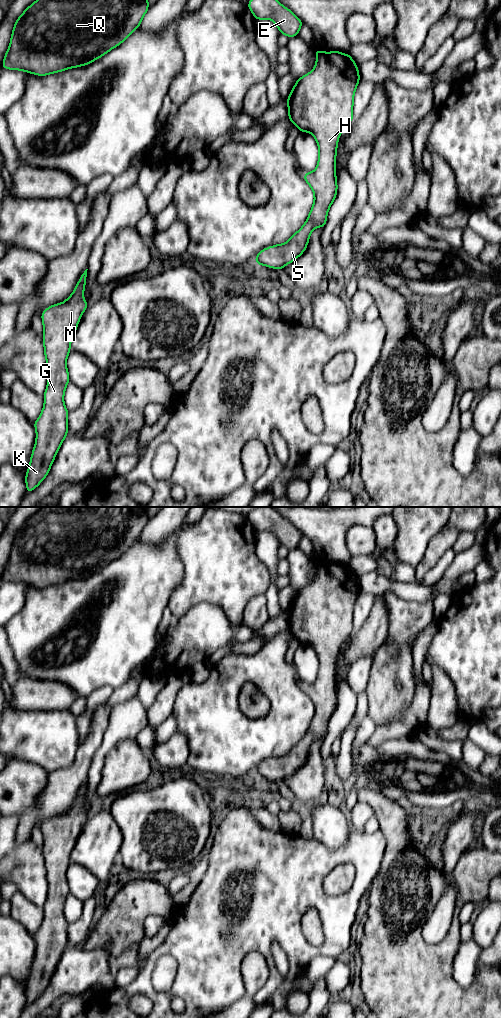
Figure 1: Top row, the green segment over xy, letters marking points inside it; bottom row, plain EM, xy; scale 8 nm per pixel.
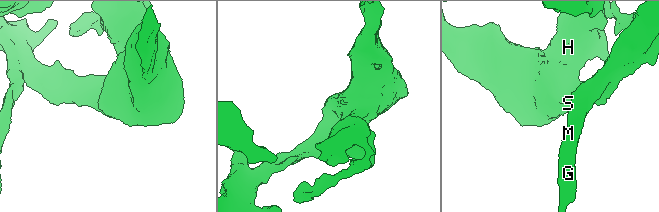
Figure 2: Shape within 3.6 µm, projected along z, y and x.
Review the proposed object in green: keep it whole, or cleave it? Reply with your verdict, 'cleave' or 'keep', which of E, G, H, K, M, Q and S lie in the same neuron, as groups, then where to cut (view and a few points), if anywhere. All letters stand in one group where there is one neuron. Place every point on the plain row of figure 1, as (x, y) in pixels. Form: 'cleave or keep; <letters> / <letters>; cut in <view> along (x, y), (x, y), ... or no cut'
keep; E G H K M Q S; no cut

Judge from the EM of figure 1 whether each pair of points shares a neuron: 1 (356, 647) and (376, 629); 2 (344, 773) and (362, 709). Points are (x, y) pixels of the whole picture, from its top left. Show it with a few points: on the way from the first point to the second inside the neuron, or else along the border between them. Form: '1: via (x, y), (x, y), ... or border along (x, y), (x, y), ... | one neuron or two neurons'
1: via (361, 644), (371, 634) | one neuron
2: via (344, 757), (347, 737), (354, 725) | one neuron

